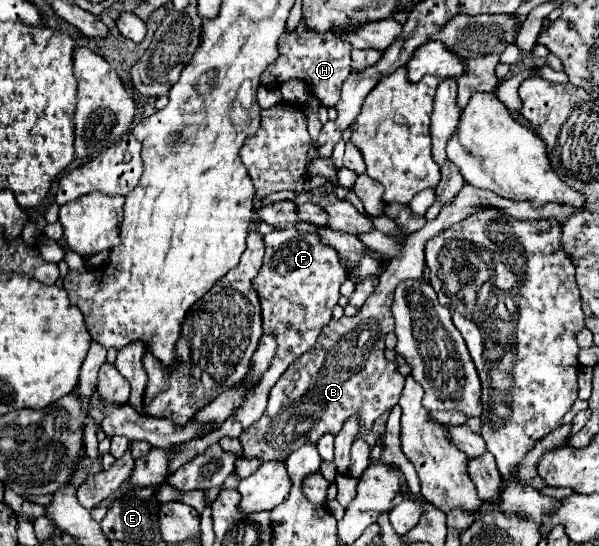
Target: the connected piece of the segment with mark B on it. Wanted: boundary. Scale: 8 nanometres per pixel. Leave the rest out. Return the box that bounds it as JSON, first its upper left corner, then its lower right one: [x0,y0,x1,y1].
[239,184,581,462]

